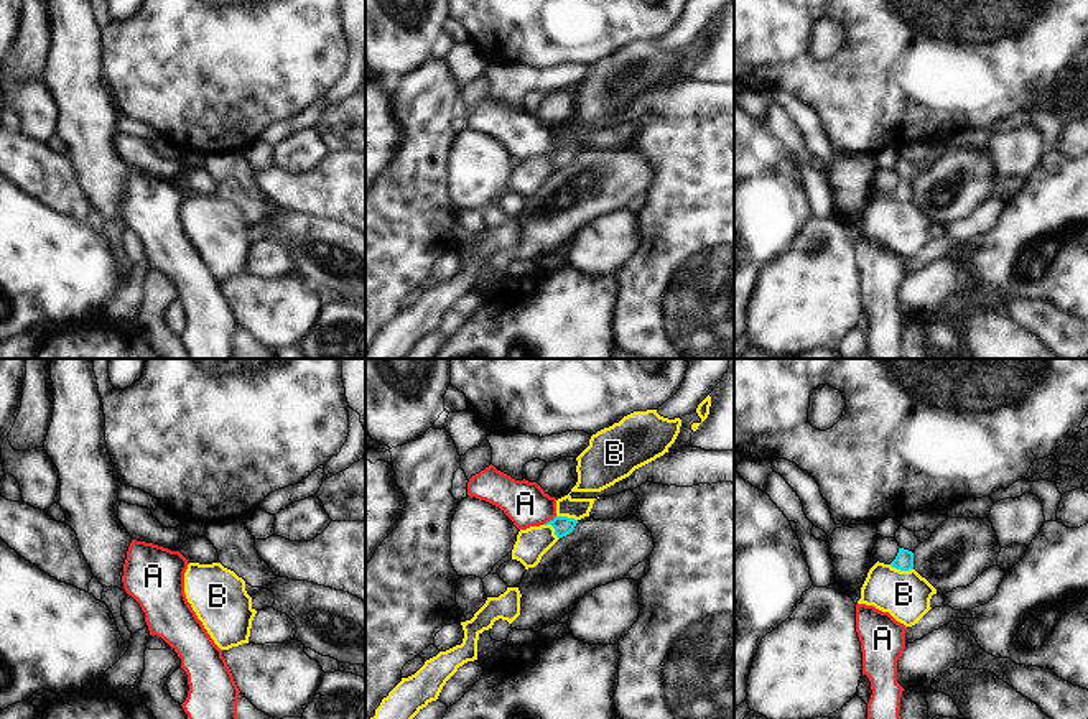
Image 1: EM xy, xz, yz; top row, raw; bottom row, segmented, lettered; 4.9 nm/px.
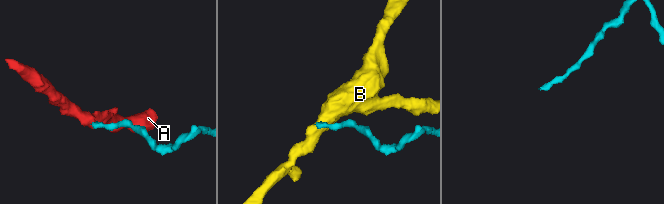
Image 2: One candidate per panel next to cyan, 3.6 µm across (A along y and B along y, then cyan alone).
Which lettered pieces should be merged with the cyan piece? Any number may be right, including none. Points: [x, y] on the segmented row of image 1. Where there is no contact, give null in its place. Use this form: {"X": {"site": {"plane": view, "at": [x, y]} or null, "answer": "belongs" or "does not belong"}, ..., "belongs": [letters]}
{"A": {"site": {"plane": "xz", "at": [550, 520]}, "answer": "belongs"}, "B": {"site": {"plane": "yz", "at": [901, 570]}, "answer": "does not belong"}, "belongs": ["A"]}

